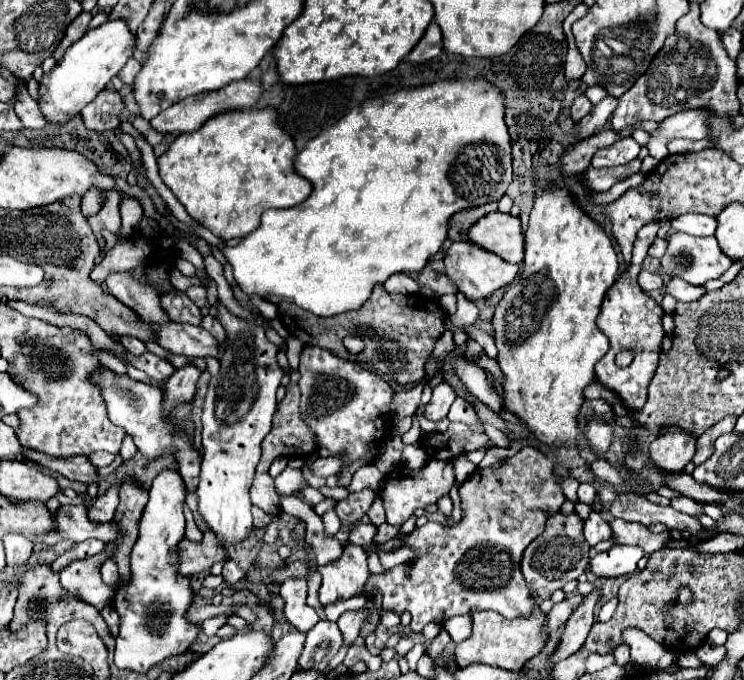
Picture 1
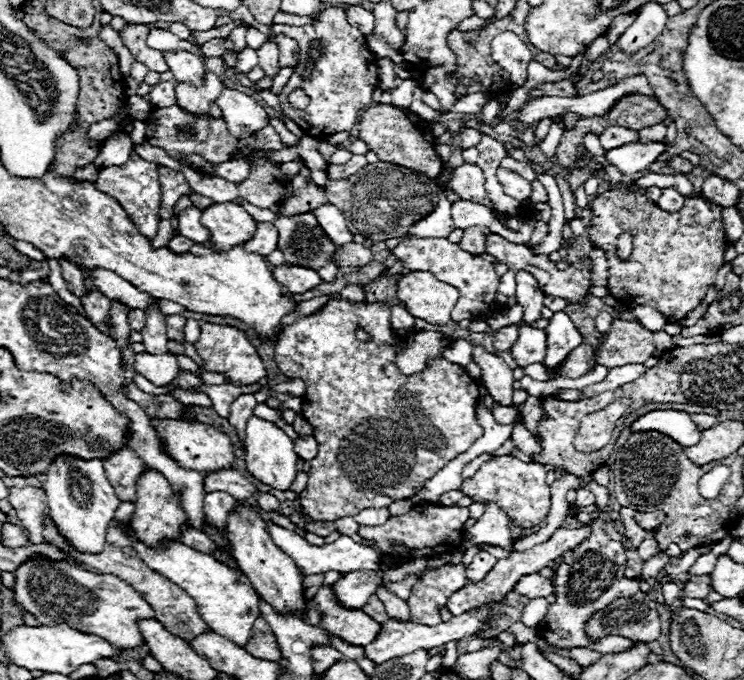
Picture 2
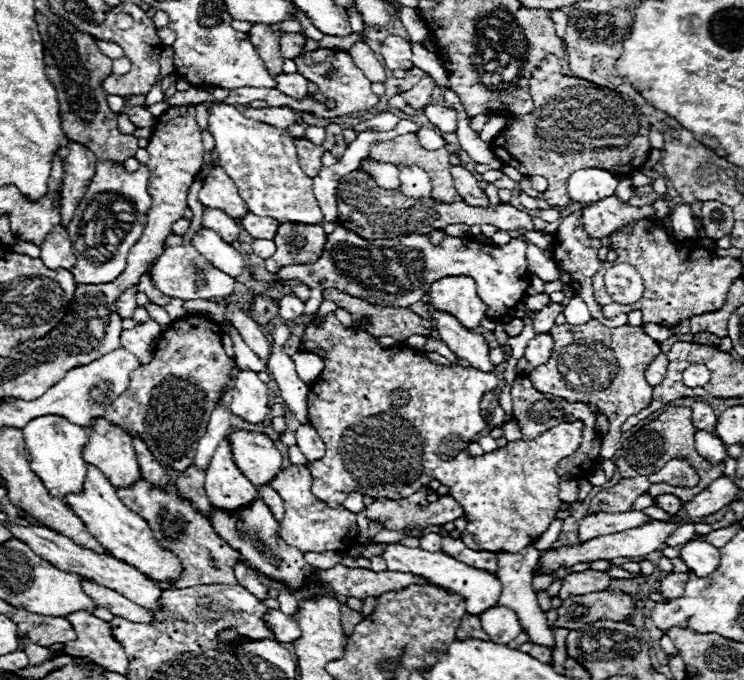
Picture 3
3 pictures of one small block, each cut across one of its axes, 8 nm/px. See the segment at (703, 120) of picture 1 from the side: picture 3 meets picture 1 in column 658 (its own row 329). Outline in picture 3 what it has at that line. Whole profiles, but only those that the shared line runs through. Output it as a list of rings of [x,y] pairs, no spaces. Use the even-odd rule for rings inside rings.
[[[148,320],[142,326],[122,330],[120,342],[122,342],[122,348],[128,348],[128,352],[138,356],[142,364],[148,364],[152,360],[152,354],[154,354],[152,350],[148,350],[148,346],[158,334],[160,334],[160,326],[154,320]]]

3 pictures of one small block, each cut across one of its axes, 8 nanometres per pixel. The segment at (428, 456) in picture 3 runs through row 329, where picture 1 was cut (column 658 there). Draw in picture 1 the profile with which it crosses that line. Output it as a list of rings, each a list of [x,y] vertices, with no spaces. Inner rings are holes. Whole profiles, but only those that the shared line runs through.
[[[652,222],[648,226],[644,226],[638,232],[638,238],[633,244],[632,258],[630,268],[626,272],[624,278],[616,280],[616,284],[608,290],[604,302],[602,302],[602,312],[598,318],[598,326],[600,330],[610,338],[610,350],[598,360],[596,364],[596,380],[610,388],[612,392],[620,394],[624,406],[628,410],[634,408],[642,408],[646,402],[646,394],[648,394],[648,384],[656,374],[658,368],[658,354],[660,354],[660,342],[664,338],[664,330],[662,330],[662,308],[646,294],[642,292],[642,288],[638,286],[636,278],[638,272],[642,268],[642,263],[648,255],[650,244],[654,242],[658,232],[658,222]],[[624,348],[632,348],[636,350],[634,362],[628,368],[620,368],[614,364],[614,356],[624,350]]]

